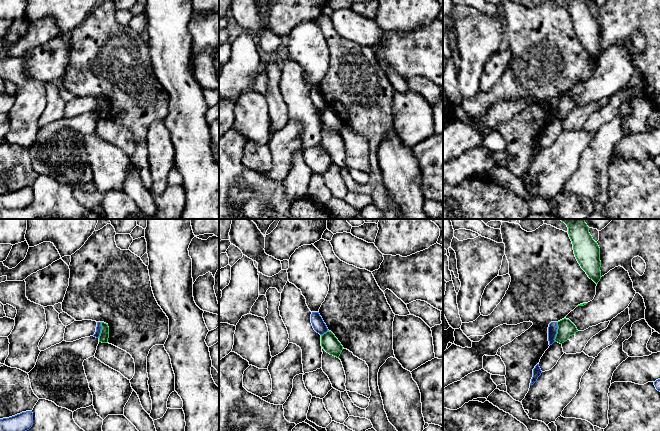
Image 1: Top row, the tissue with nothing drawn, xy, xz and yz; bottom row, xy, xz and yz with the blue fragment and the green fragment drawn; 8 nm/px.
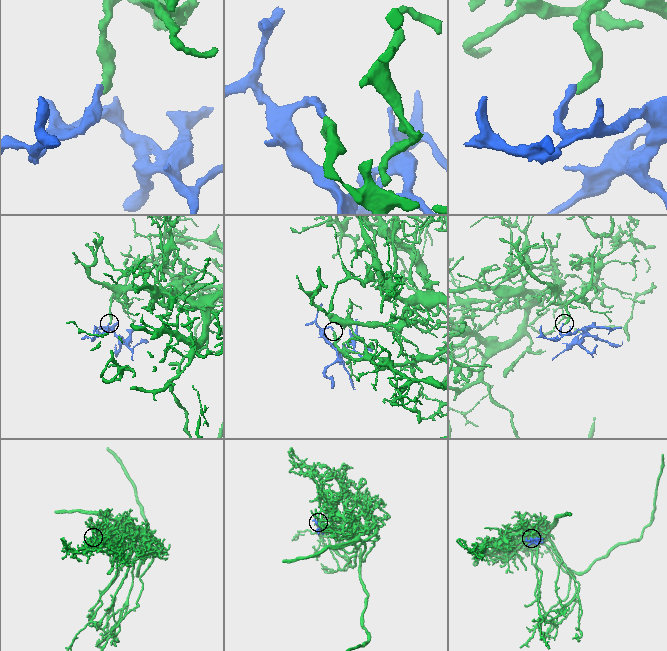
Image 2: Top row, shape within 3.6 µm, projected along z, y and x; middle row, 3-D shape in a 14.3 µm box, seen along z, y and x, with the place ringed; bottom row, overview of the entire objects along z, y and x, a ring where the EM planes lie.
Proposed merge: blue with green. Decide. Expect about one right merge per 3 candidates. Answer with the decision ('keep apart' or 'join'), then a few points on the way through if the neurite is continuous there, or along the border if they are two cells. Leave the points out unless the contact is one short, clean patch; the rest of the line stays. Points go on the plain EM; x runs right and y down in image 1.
keep apart; border yz (557, 98), (557, 109), (554, 117)

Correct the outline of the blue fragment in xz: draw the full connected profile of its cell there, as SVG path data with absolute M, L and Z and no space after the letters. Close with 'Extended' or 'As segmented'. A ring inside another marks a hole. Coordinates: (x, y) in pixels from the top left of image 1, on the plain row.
M312 88L311 99L314 106L320 111L323 111L324 109L329 107L319 88Z. As segmented

